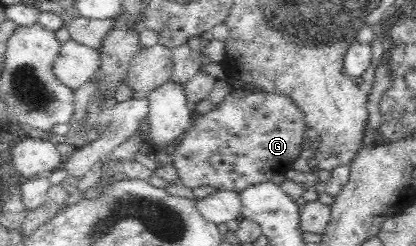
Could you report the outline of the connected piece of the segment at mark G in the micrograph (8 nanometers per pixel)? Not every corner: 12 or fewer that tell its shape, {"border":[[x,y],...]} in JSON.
{"border":[[285,93],[229,94],[172,161],[179,185],[240,193],[299,158]]}

